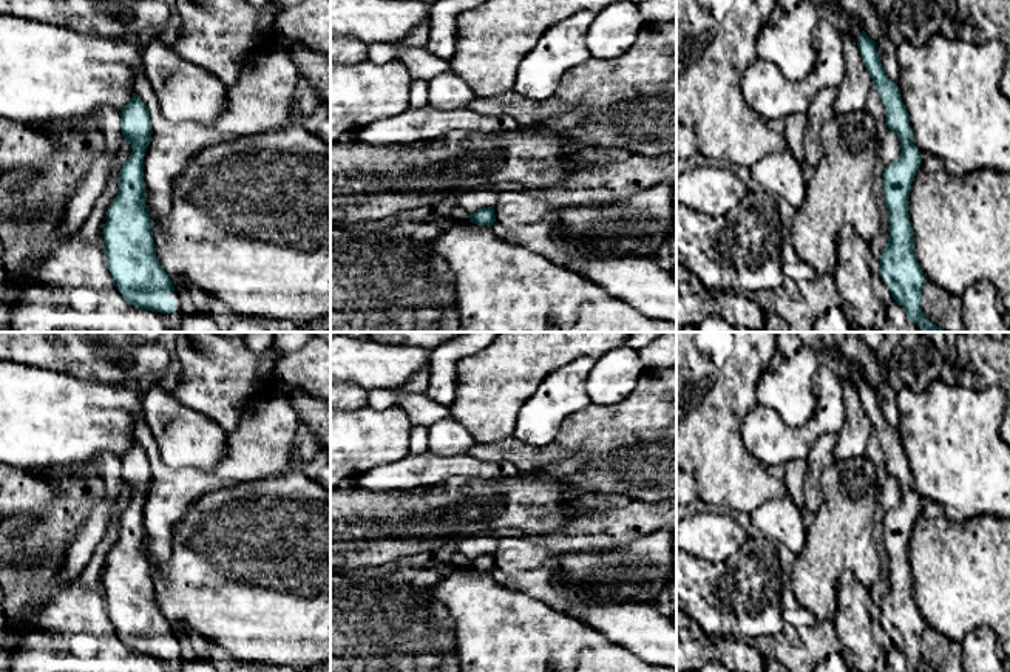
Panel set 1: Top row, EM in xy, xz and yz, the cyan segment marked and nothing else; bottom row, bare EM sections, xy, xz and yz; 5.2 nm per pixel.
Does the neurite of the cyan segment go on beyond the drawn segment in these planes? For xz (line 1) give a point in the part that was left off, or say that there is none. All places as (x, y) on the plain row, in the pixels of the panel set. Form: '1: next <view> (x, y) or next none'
1: next none

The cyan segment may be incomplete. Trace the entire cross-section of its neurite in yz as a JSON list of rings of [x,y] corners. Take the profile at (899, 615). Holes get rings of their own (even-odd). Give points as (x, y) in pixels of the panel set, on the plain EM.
[[[865,377],[857,386],[879,443],[885,453],[885,467],[900,487],[900,502],[883,519],[883,545],[890,564],[888,592],[880,601],[880,623],[890,632],[891,643],[903,652],[917,672],[936,672],[922,658],[922,635],[927,629],[914,601],[908,544],[913,525],[920,513],[922,499],[913,488],[910,462],[900,443],[900,434],[888,425],[876,397],[876,388]]]

